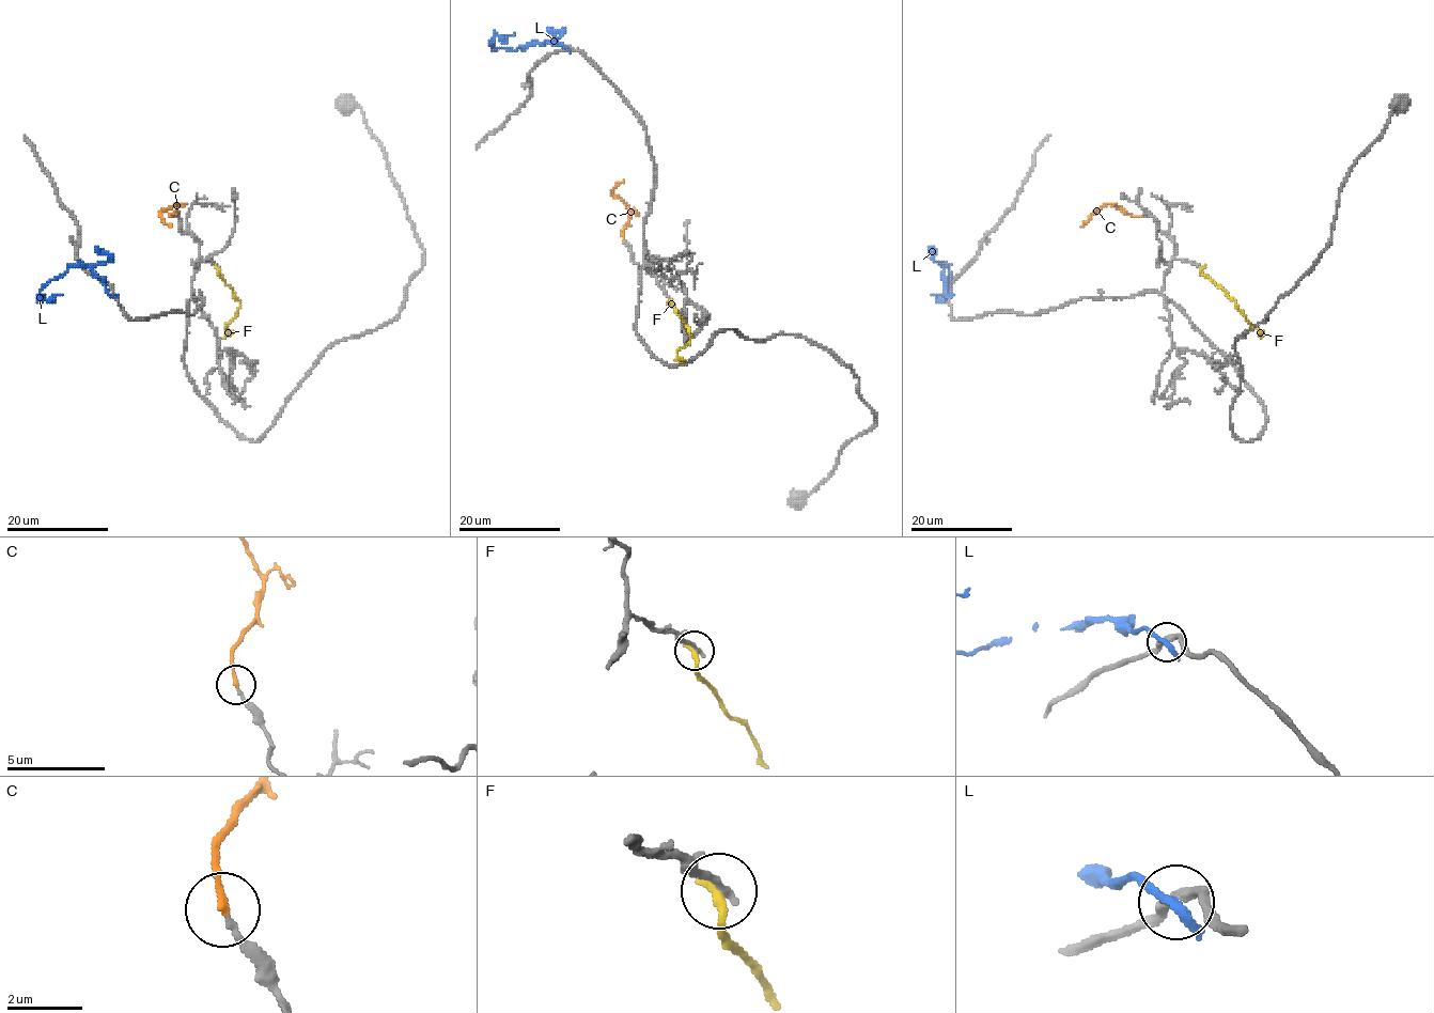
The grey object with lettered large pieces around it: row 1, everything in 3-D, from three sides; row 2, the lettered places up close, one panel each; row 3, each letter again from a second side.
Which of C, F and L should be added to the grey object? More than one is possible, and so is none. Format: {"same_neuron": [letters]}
{"same_neuron": ["C"]}

